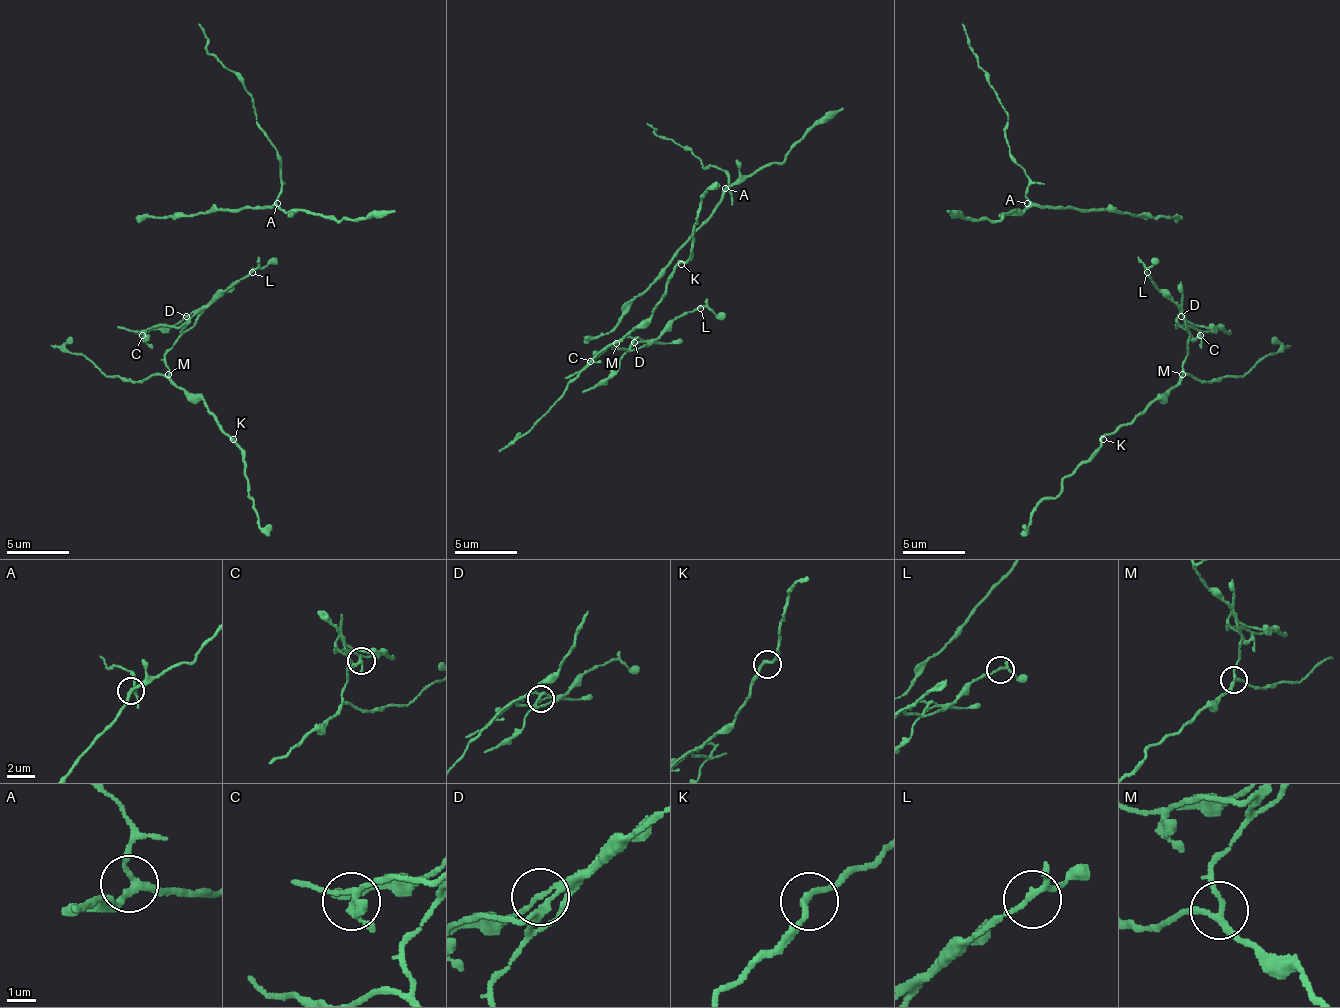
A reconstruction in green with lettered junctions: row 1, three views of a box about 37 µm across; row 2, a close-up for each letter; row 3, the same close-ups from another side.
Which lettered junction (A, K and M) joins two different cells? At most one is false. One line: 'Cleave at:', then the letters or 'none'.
Cleave at: M

